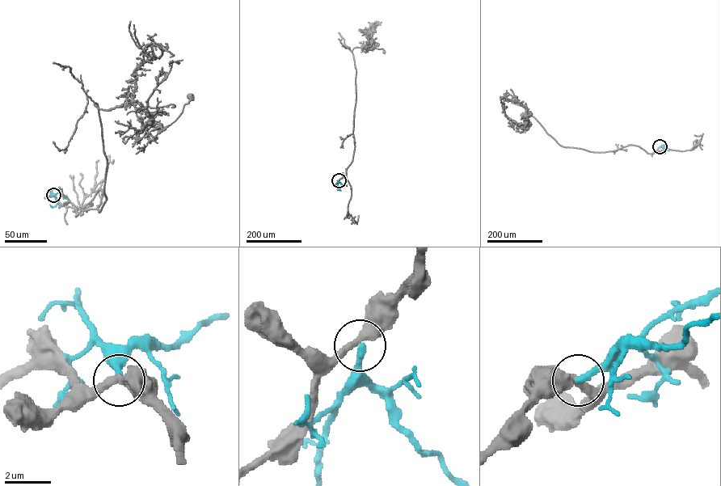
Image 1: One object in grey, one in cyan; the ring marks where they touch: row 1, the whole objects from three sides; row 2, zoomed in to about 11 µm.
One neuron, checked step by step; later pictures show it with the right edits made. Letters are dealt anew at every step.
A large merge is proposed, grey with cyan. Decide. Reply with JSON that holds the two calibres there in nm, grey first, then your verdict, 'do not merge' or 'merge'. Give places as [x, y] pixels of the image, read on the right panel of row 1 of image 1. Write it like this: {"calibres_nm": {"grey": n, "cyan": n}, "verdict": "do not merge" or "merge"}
{"calibres_nm": {"grey": 400, "cyan": 280}, "verdict": "do not merge"}

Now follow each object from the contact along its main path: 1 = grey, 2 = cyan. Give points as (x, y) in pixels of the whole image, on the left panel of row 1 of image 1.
1: (53, 195), (77, 216), (99, 189), (99, 212), (106, 200), (94, 103), (135, 101), (165, 127), (190, 96)
2: (53, 195), (56, 204), (53, 206), (49, 204)

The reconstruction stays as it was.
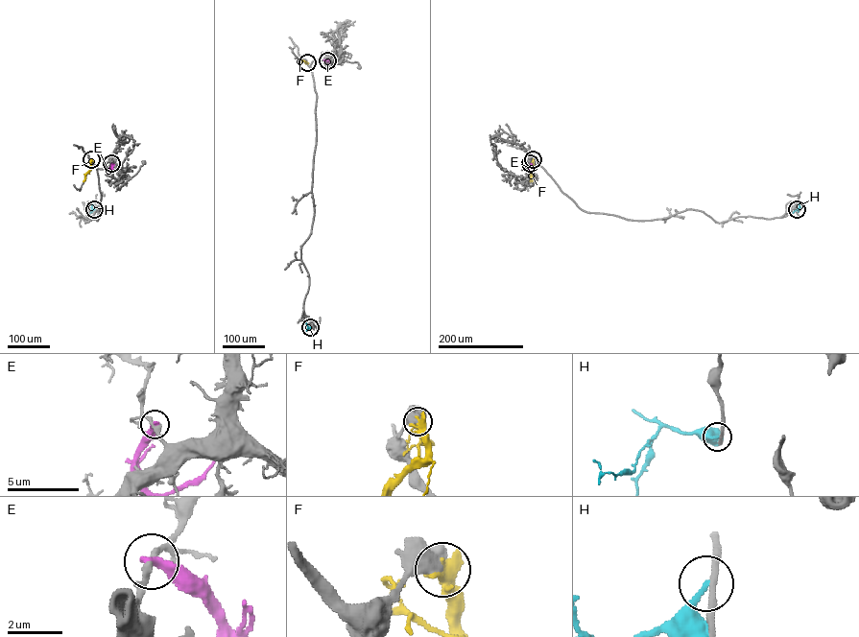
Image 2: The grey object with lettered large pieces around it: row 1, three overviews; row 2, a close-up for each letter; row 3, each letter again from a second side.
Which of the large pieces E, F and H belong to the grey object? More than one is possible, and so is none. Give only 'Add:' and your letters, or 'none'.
Add: none

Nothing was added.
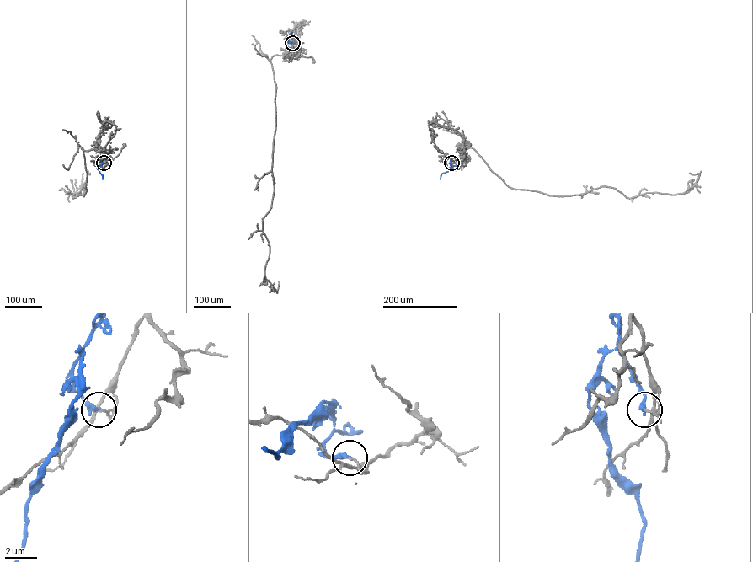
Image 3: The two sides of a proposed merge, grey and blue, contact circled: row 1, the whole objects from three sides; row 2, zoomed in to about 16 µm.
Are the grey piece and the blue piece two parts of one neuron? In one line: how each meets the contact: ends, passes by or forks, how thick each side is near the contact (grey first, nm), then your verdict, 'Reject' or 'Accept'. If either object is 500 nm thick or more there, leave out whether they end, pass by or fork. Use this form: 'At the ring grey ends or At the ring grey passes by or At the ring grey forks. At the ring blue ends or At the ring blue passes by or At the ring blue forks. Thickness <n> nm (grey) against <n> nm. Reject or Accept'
At the ring grey ends. At the ring blue ends. Thickness 130 nm (grey) against 280 nm. Accept

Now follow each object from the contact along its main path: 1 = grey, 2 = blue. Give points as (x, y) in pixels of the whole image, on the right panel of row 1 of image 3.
1: (451, 163), (450, 157), (459, 157), (463, 155), (464, 158), (465, 147), (469, 145)
2: (451, 163), (451, 168), (440, 174), (440, 178)

